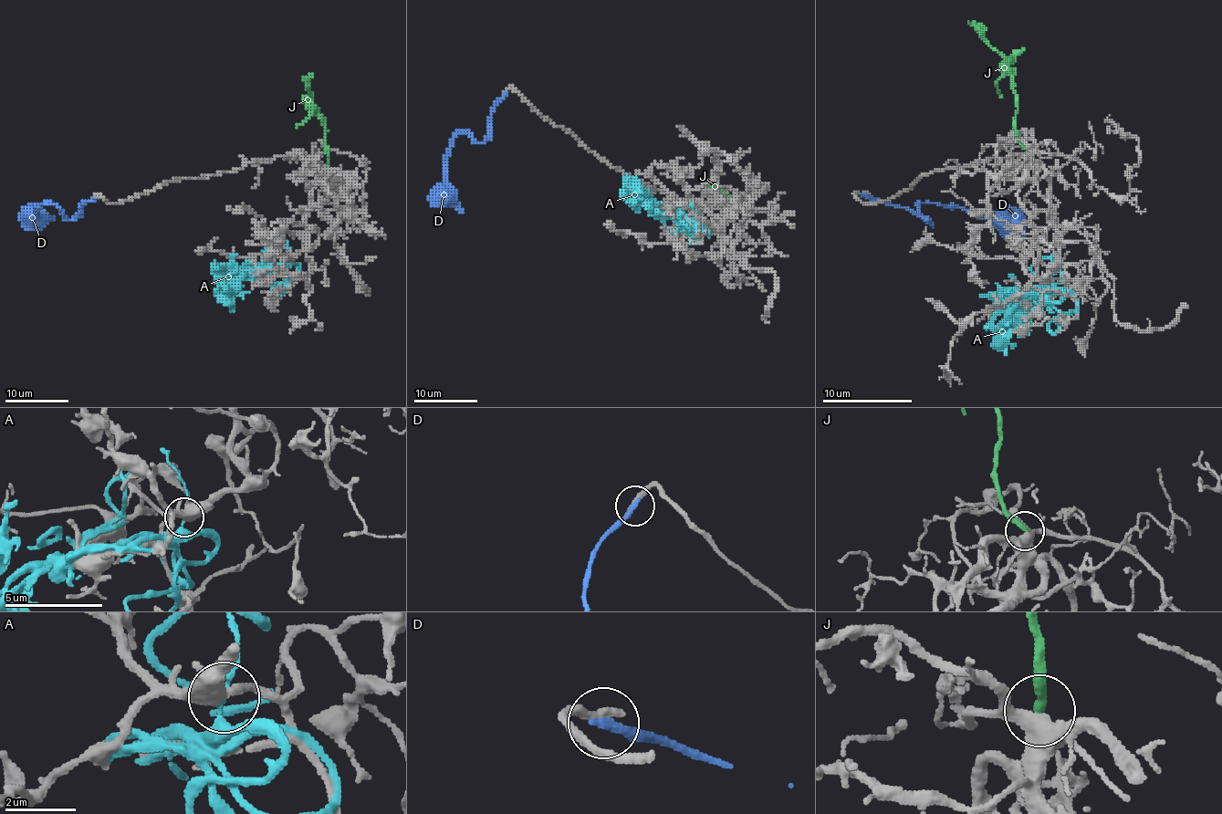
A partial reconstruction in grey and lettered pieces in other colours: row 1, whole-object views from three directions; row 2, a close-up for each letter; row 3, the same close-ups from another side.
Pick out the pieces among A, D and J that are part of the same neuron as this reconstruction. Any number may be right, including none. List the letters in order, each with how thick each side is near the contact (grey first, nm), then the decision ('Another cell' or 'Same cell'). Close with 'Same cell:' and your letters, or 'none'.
A: Thickness 400 nm (grey) against 200 nm. Another cell
D: Thickness 360 nm (grey) against 280 nm. Another cell
J: Thickness 400 nm (grey) against 240 nm. Another cell
Same cell: none

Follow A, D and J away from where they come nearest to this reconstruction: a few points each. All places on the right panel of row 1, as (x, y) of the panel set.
A: (1049, 281), (1044, 290), (1036, 290), (1027, 297), (1031, 301), (1022, 306), (1016, 298), (979, 295)
D: (863, 196), (908, 207), (933, 224), (919, 212), (919, 204), (939, 203), (979, 216), (1013, 216), (1033, 224)
J: (1028, 151), (1016, 129), (1018, 95), (1011, 73), (1004, 66), (1004, 59), (968, 21)

